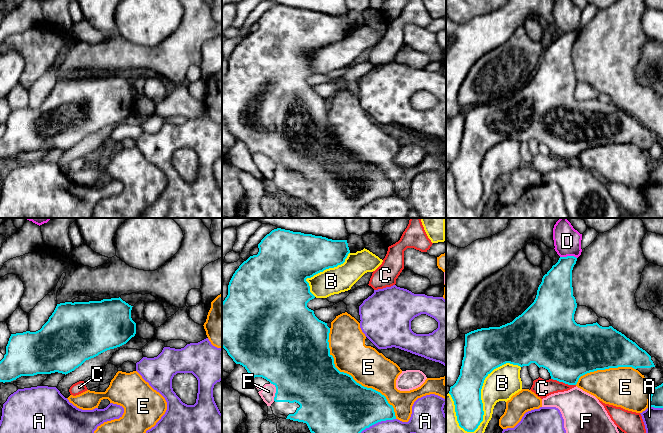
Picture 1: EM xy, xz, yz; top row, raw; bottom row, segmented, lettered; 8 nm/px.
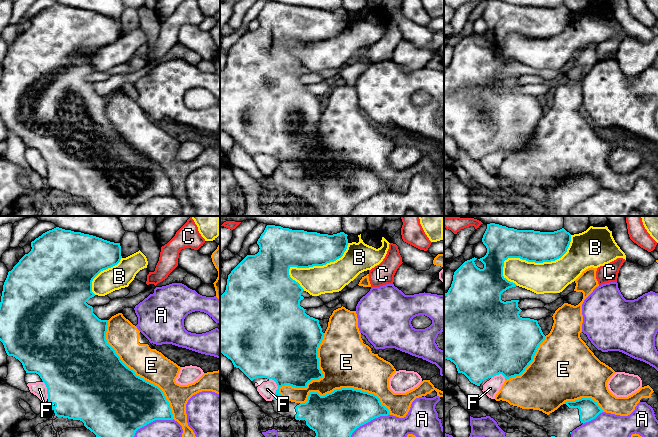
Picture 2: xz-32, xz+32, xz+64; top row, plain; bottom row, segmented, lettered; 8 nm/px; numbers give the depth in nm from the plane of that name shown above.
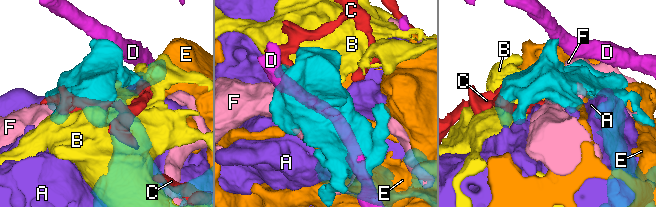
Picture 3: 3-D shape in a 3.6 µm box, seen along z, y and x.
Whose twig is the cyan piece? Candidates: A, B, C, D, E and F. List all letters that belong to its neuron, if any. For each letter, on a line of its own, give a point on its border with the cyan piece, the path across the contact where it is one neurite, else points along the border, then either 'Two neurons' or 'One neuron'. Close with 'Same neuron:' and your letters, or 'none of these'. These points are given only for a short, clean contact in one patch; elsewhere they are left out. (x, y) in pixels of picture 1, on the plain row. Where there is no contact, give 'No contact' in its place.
A: Touches cyan at xz (373, 200). Two neurons
B: Touches cyan at yz (480, 171). One neuron
C: Touches cyan at yz (563, 158). Two neurons
D: Touches cyan at yz (568, 32). Boundary: yz (560, 32), (574, 32), (576, 34). Two neurons
E: Touches cyan at xz (352, 153). Two neurons
F: Touches cyan at xz (276, 167). Two neurons
Same neuron: B

